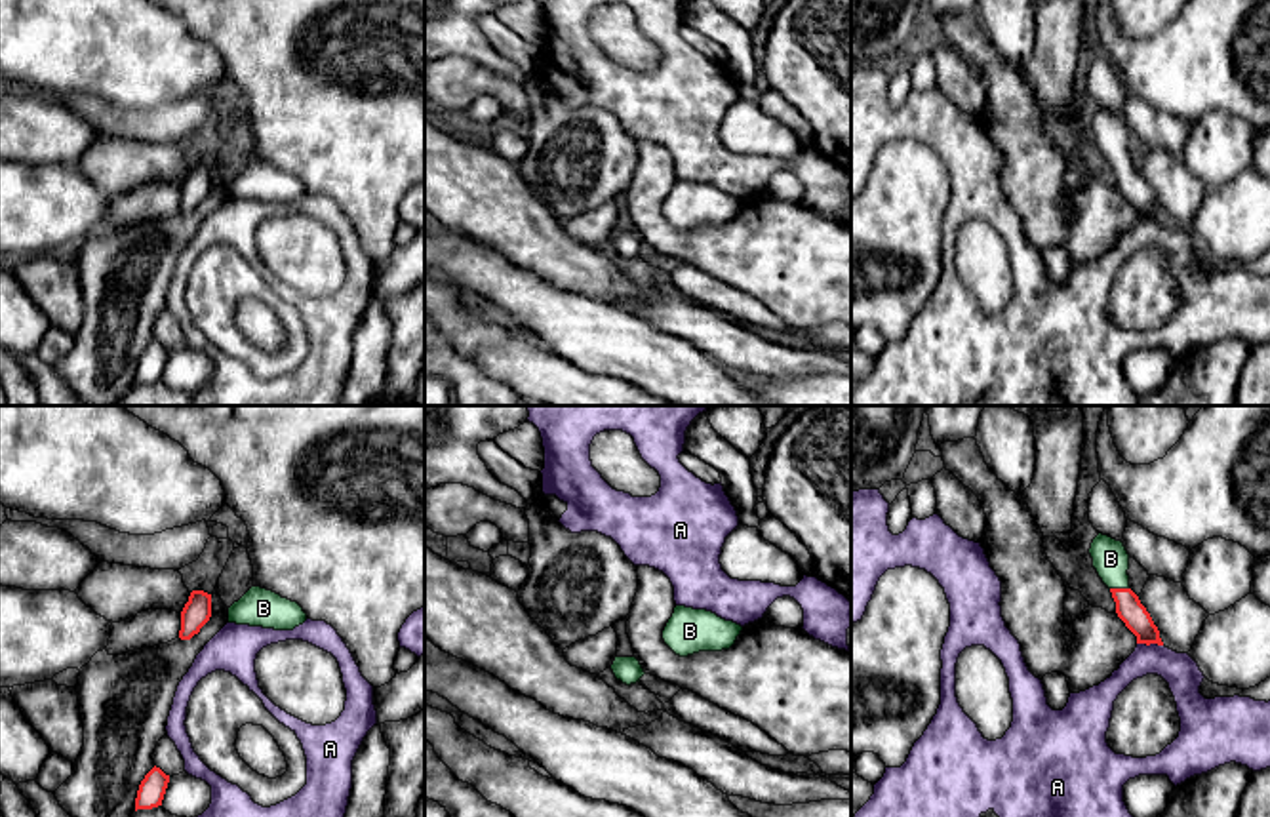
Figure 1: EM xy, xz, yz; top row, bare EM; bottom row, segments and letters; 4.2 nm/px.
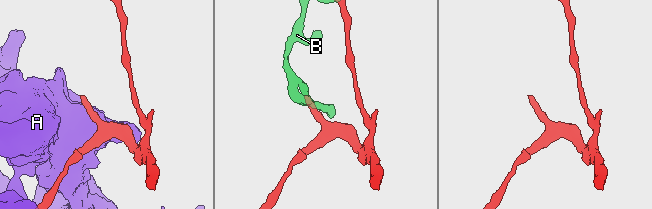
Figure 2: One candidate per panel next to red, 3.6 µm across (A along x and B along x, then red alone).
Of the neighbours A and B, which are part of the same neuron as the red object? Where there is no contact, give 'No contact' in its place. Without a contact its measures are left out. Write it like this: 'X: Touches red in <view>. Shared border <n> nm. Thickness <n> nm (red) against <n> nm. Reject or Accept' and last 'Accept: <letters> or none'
A: Touches red in yz. Shared border 110 nm. Thickness 110 nm (red) against 150 nm. Reject
B: Touches red in yz. Shared border 80 nm. Thickness 110 nm (red) against 150 nm. Accept
Accept: B

